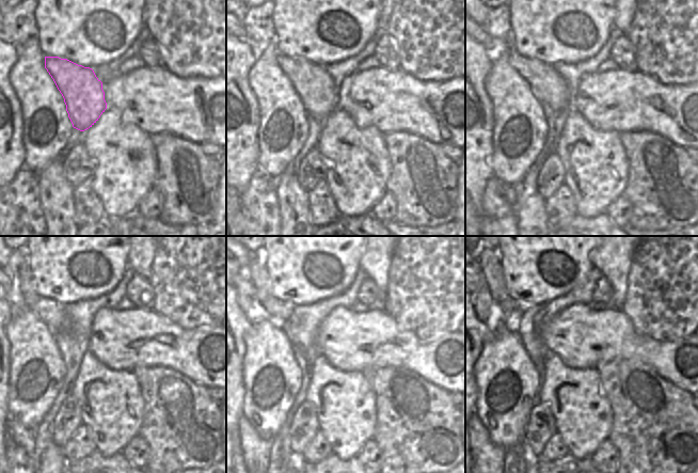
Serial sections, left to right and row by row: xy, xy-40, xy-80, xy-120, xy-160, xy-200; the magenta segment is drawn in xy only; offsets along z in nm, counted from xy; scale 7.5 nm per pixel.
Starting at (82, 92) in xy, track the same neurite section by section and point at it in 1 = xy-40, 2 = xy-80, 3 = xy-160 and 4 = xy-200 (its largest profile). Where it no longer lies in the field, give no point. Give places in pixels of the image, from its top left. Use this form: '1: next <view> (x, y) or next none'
1: next xy-40 (317, 91)
2: next xy-80 (548, 87)
3: next xy-160 (278, 310)
4: next xy-200 (508, 309)

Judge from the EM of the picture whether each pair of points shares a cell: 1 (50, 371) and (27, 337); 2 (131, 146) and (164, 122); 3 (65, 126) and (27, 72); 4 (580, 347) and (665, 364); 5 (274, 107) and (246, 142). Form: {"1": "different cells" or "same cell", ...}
{"1": "same cell", "2": "different cells", "3": "same cell", "4": "same cell", "5": "different cells"}

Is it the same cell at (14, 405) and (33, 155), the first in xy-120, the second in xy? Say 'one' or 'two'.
one

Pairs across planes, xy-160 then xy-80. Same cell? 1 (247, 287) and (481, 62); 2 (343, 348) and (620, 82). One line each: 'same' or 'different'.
1: different
2: same

